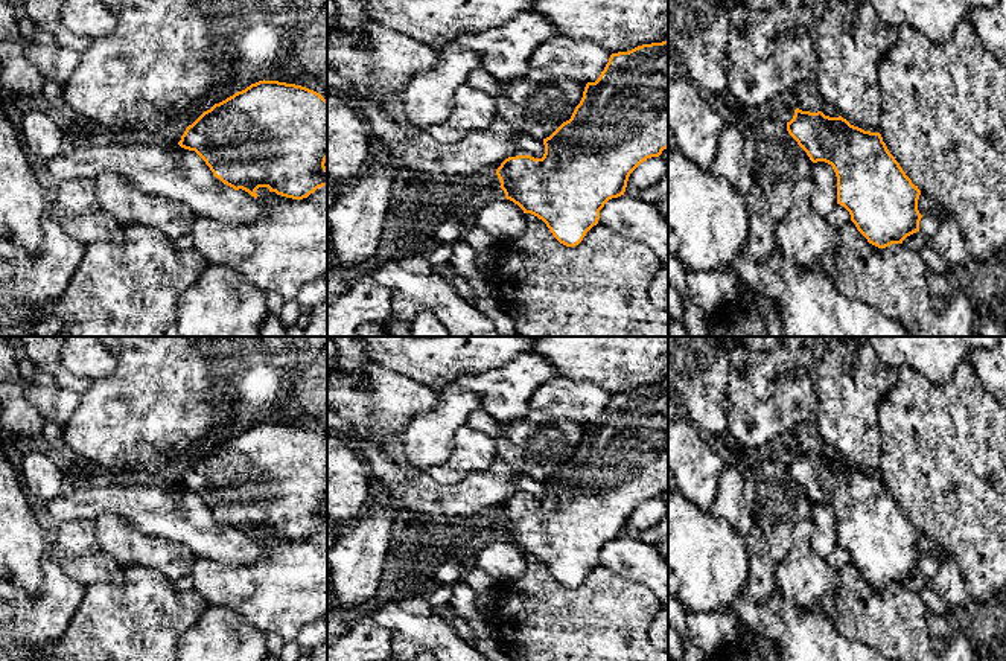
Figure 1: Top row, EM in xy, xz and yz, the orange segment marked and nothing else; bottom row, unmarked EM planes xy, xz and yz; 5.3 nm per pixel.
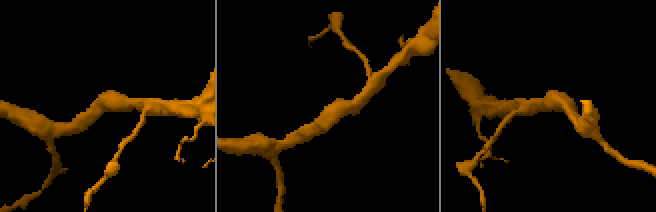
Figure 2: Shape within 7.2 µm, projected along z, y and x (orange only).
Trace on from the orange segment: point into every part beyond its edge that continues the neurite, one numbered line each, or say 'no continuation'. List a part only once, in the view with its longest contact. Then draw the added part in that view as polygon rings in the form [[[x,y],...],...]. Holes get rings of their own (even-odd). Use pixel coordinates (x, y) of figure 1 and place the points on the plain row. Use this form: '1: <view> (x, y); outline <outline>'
no continuation

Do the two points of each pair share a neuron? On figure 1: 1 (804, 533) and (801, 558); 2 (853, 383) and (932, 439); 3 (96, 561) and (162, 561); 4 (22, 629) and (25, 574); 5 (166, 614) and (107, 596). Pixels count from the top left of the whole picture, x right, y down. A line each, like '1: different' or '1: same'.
1: same
2: different
3: different
4: different
5: same

